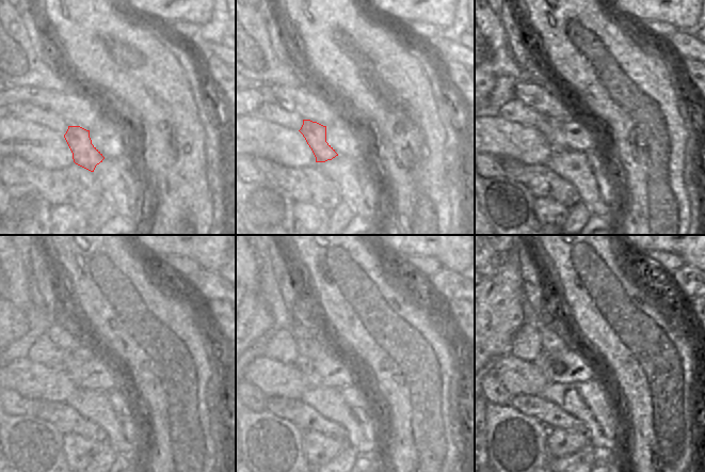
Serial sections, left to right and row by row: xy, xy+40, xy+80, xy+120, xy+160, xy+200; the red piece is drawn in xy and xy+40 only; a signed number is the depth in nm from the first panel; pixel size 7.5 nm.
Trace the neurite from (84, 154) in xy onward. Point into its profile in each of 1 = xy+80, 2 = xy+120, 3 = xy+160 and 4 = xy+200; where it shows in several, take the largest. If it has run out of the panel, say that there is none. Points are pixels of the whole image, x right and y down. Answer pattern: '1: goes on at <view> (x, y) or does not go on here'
1: goes on at xy+80 (550, 127)
2: goes on at xy+120 (84, 352)
3: goes on at xy+160 (315, 348)
4: goes on at xy+200 (550, 341)

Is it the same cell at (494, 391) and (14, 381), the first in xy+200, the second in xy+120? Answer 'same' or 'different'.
different

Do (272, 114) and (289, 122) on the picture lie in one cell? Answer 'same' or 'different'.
same

